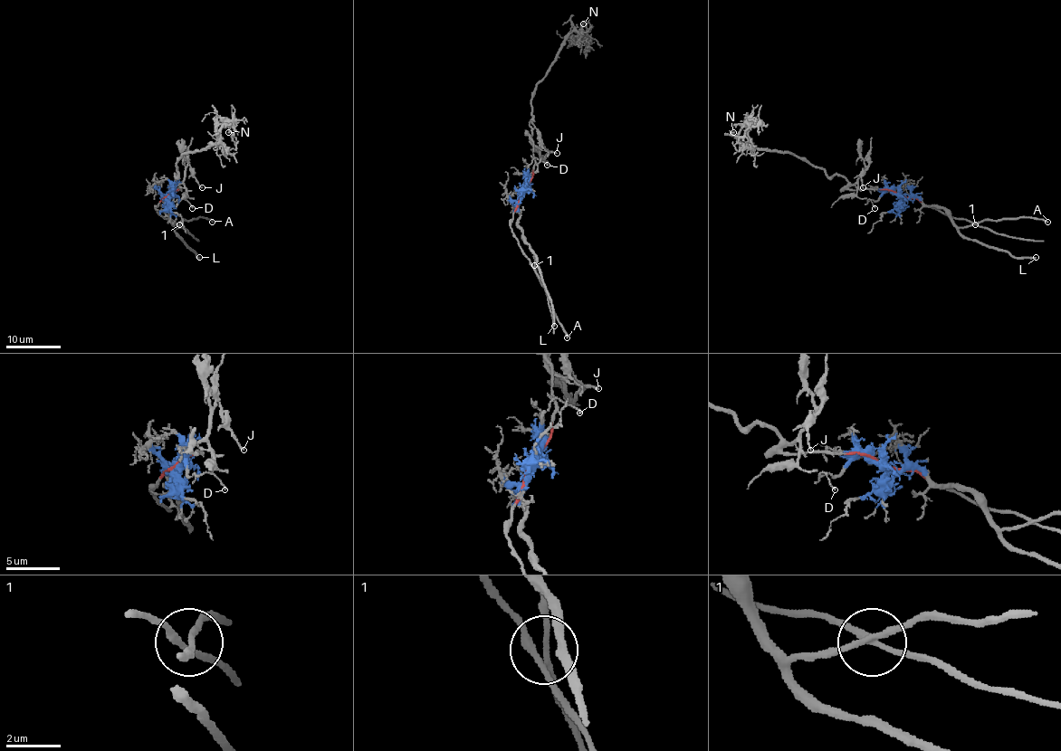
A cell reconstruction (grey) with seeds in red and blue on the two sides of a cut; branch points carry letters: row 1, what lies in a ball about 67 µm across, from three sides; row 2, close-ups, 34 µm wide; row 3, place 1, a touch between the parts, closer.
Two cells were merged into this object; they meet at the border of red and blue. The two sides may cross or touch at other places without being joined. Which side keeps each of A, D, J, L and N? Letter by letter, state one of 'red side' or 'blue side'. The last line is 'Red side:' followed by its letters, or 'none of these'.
A: blue side
D: blue side
J: red side
L: blue side
N: red side
Red side: J, N

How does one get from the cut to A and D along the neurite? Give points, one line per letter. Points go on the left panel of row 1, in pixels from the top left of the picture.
A: (168, 194), (164, 196), (164, 205), (168, 219), (176, 227), (183, 221), (198, 218), (212, 222)
D: (168, 194), (169, 191), (175, 202), (185, 199), (193, 208)

